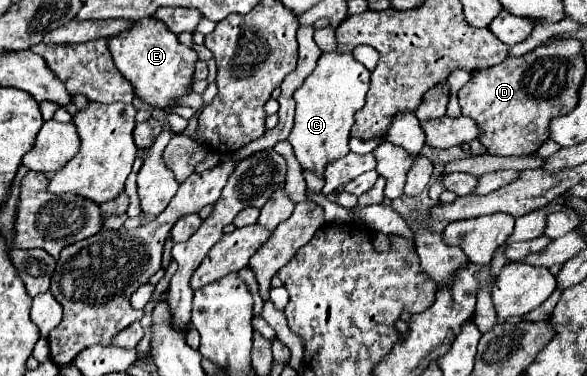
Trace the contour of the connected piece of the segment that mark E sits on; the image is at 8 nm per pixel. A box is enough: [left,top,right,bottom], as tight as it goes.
[108,17,198,109]

